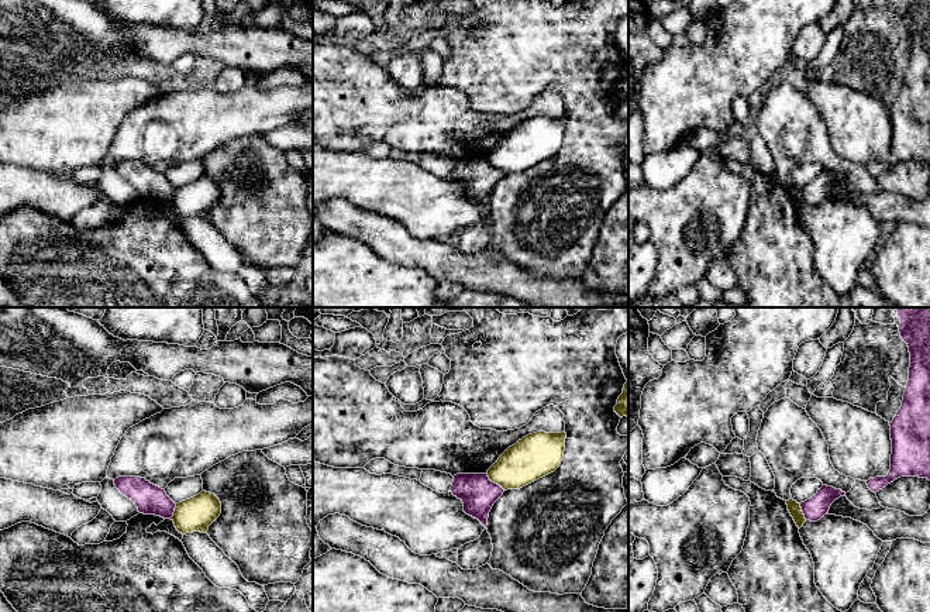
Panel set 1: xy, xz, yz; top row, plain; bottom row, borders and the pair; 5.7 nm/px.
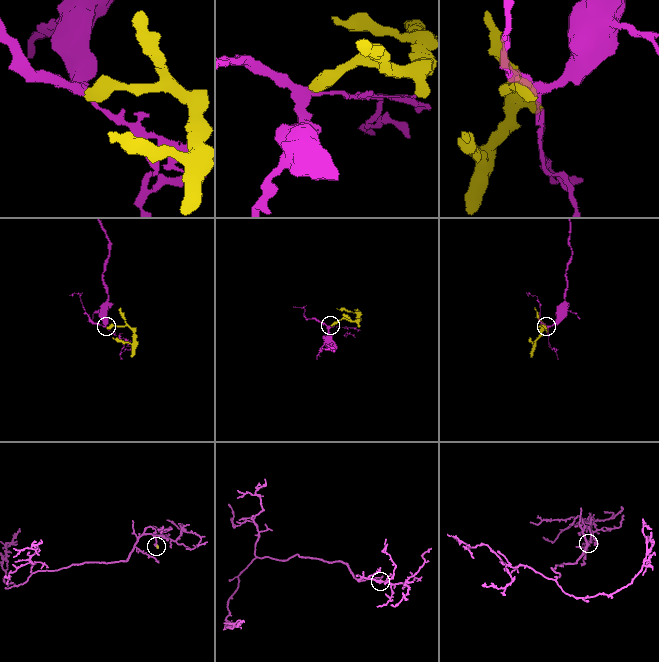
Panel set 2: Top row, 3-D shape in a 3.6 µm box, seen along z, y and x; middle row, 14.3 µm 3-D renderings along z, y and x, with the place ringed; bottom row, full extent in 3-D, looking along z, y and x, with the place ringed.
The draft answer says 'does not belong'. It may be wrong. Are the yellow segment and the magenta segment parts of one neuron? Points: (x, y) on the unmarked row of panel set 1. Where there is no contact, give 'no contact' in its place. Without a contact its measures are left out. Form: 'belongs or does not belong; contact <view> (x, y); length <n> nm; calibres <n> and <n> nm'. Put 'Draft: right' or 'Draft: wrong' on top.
Draft: right
does not belong; contact xz (495, 167); length 140 nm; calibres 240 and 200 nm

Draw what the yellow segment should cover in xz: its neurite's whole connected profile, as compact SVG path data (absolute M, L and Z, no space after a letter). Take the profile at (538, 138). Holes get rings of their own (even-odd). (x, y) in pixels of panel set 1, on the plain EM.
M537 116L523 121L488 154L489 164L507 175L554 157L564 142L565 123L565 116Z

